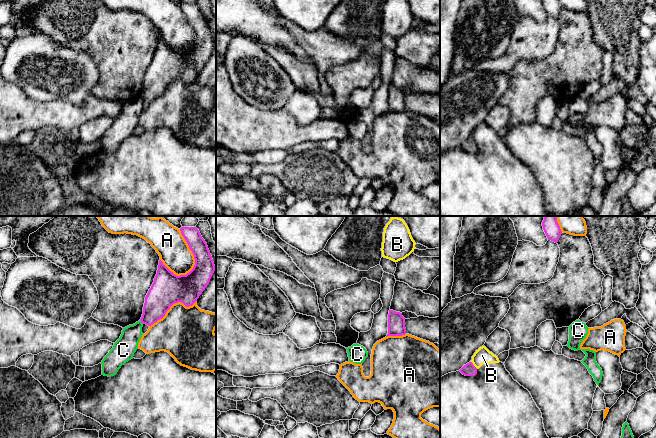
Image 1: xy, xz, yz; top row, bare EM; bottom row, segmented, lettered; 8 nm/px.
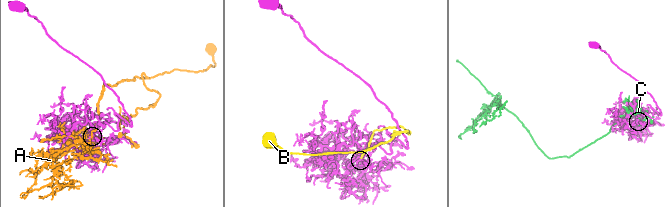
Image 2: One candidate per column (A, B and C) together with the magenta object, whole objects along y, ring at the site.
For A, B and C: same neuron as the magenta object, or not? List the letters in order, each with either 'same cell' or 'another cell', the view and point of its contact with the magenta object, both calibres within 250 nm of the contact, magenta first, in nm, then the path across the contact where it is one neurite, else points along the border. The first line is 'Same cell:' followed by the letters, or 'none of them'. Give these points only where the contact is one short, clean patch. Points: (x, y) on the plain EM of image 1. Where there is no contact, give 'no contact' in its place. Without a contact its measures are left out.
Same cell: none of them
A: another cell; meets magenta in xy at (194, 32); 200 nm thick on the magenta side, 240 nm on the other
B: another cell; meets magenta in yz at (473, 141); 100 nm thick on the magenta side, 120 nm on the other; border along yz (471, 137), (477, 144)
C: another cell; meets magenta in xy at (142, 98); 220 nm thick on the magenta side, 170 nm on the other

